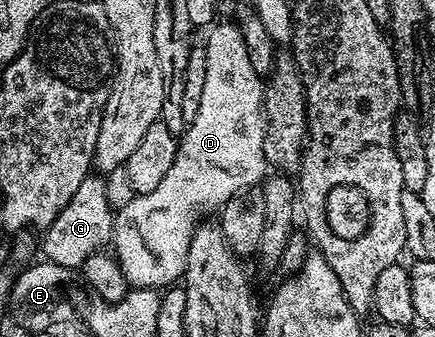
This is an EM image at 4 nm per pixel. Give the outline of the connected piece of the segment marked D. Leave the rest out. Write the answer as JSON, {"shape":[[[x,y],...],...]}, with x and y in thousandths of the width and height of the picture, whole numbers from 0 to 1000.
{"shape":[[[499,74],[480,89],[483,113],[469,125],[478,223],[469,223],[469,282],[460,282],[460,320],[451,326],[451,353],[425,374],[428,398],[407,421],[400,481],[386,496],[386,519],[368,531],[366,549],[347,573],[315,576],[292,611],[269,623],[262,647],[267,715],[271,703],[269,772],[285,780],[287,831],[320,858],[370,861],[398,849],[407,837],[400,831],[407,822],[411,831],[428,807],[432,733],[451,677],[446,644],[464,629],[483,632],[492,617],[494,629],[520,608],[524,591],[591,552],[616,513],[607,460],[611,353],[602,320],[605,231],[593,231],[584,208],[563,104],[538,74]]]}

